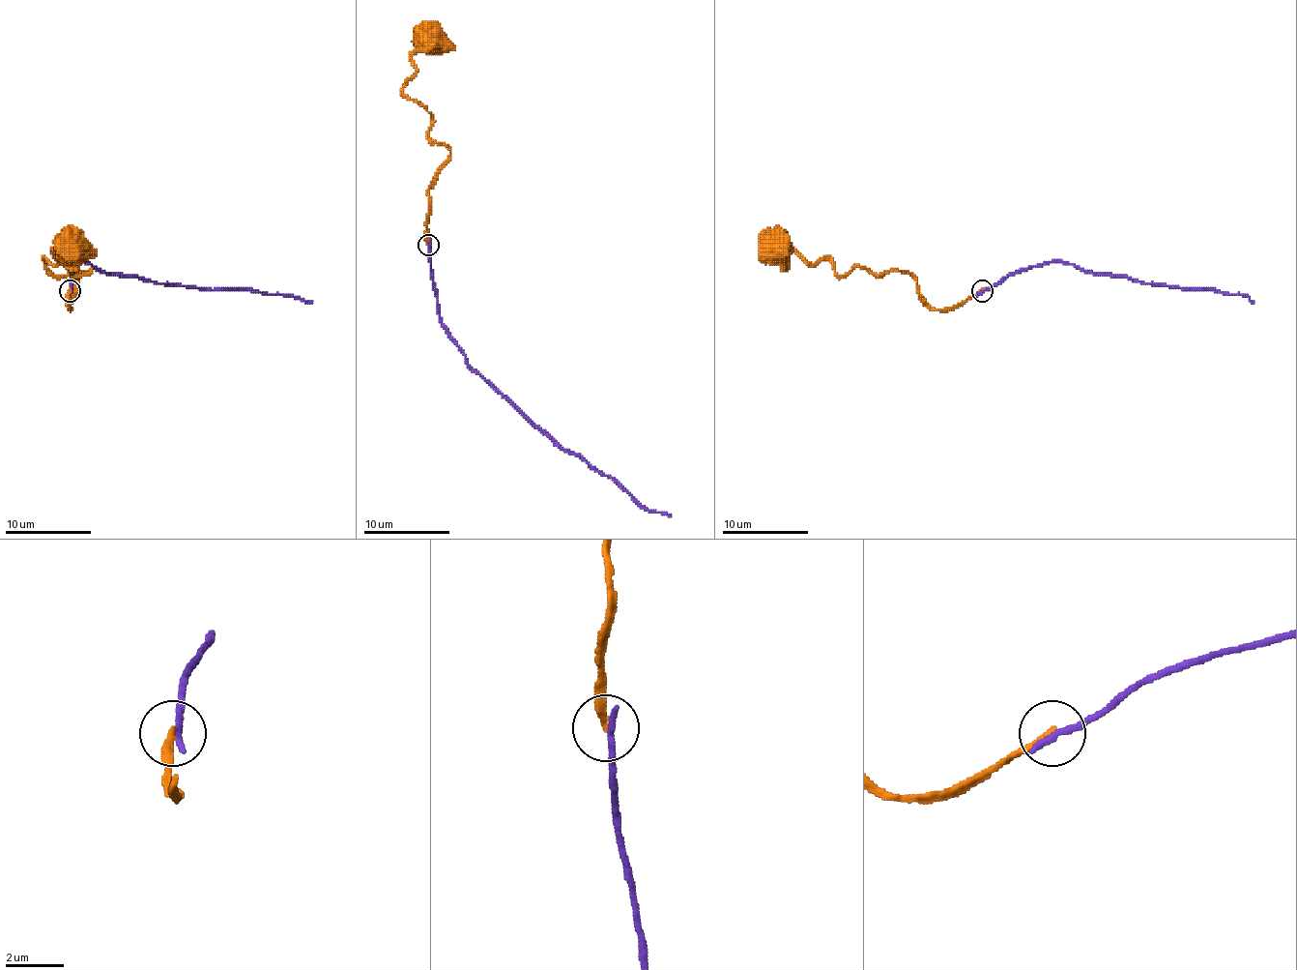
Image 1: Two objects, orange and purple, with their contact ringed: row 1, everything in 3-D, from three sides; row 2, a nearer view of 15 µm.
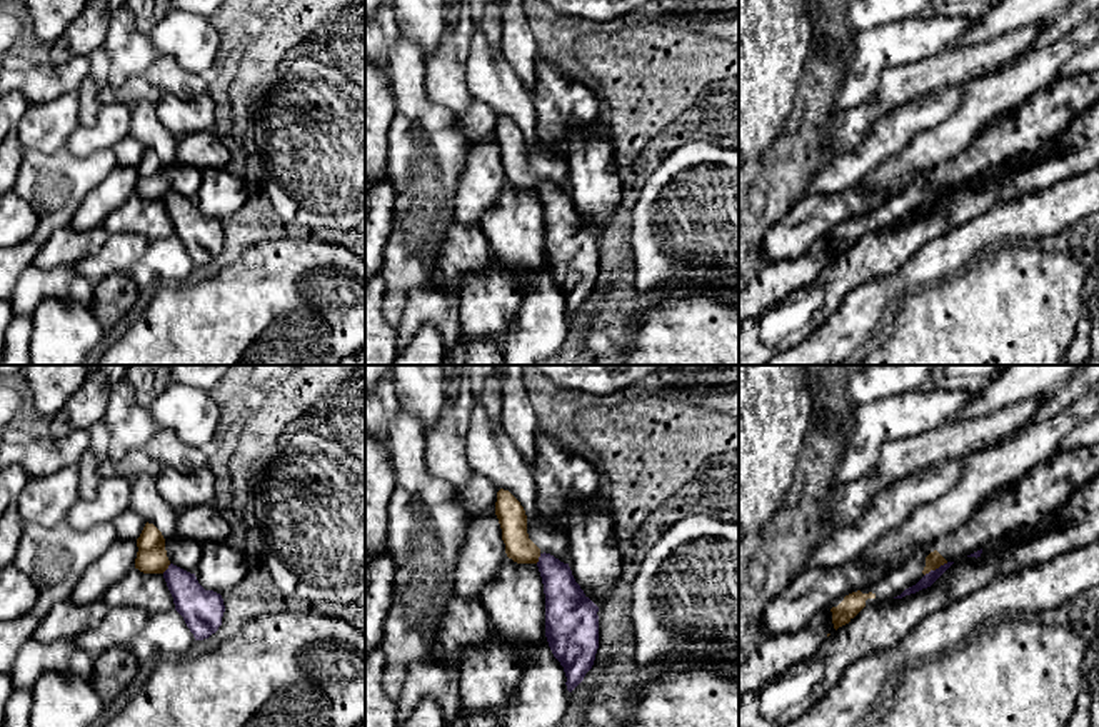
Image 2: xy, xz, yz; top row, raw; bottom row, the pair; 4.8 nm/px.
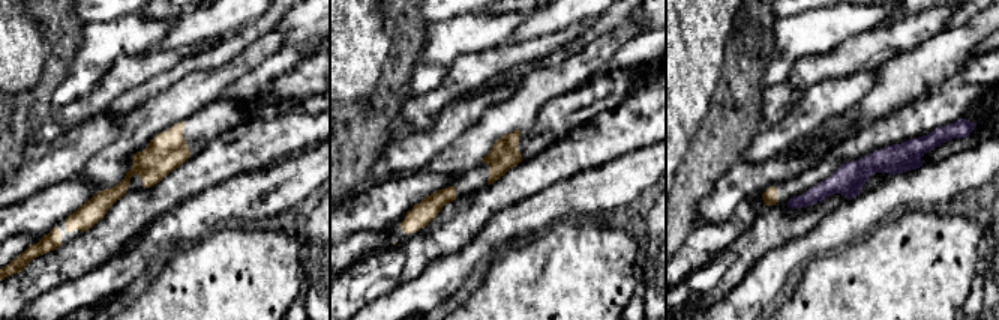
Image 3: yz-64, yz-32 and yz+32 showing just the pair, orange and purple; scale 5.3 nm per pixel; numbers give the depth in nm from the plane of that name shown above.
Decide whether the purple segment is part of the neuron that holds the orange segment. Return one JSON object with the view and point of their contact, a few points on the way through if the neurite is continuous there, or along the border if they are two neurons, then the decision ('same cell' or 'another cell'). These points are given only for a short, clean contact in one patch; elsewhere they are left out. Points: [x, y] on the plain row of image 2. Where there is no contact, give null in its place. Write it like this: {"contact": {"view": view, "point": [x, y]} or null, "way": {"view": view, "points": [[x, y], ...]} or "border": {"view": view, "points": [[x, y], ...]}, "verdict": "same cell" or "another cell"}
{"contact": {"view": "yz", "point": [936, 194]}, "border": {"view": "yz", "points": [[948, 189], [924, 202]]}, "verdict": "another cell"}

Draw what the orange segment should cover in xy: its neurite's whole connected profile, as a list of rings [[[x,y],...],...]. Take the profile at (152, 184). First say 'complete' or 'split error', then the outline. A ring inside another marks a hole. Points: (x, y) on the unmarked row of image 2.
split error | [[[145,150],[137,165],[135,195],[143,200],[163,200],[170,190],[195,200],[202,183],[202,172],[178,163],[163,165],[153,150]]]

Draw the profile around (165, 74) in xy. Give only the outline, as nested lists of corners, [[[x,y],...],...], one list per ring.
[[[160,55],[143,77],[163,93],[172,93],[180,98],[192,98],[208,90],[208,82],[203,75],[187,72],[168,55]]]

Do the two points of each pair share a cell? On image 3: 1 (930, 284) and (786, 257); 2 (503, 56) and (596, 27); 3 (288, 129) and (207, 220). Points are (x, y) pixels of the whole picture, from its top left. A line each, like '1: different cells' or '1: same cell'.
1: different cells
2: different cells
3: different cells

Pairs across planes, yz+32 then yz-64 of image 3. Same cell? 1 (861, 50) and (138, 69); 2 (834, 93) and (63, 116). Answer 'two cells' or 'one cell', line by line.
1: one cell
2: two cells

